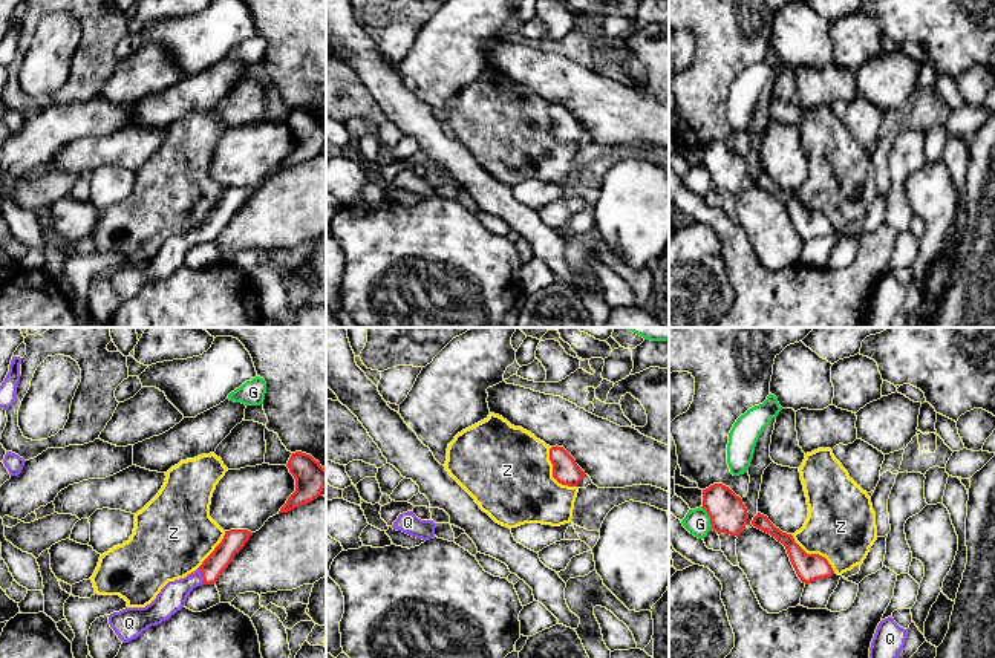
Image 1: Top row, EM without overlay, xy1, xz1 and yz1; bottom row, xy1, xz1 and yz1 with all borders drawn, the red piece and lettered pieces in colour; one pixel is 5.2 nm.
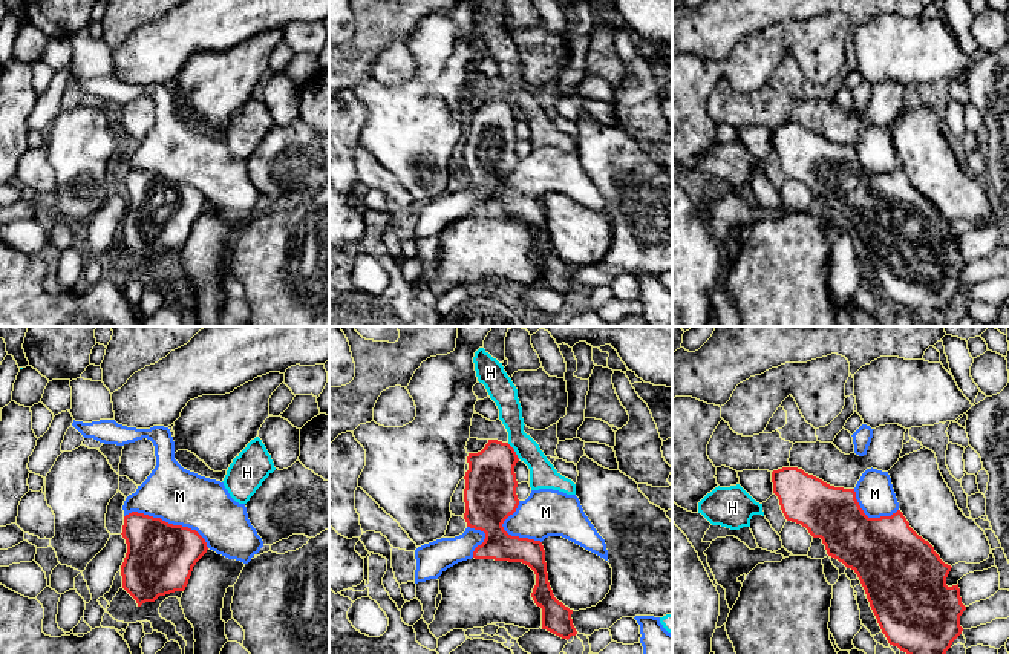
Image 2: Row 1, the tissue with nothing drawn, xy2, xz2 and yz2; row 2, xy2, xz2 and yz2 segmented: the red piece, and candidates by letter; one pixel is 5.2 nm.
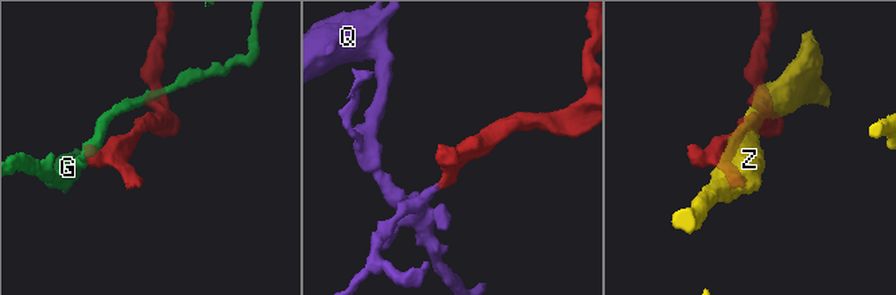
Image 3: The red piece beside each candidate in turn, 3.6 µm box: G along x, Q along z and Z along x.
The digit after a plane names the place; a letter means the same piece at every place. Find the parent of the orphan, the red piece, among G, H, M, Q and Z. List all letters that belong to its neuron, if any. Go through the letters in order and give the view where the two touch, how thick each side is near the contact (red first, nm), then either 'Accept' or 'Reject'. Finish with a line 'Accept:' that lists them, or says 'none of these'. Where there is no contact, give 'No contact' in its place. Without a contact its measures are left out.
G: Touches red in yz1. Thickness 200 nm (red) against 140 nm. Reject
H: Touches red in xz2. Thickness 280 nm (red) against 140 nm. Reject
M: Touches red in xy2. Thickness 360 nm (red) against 300 nm. Reject
Q: Touches red in xy1. Thickness 120 nm (red) against 140 nm. Accept
Z: Touches red in xz1. Thickness 140 nm (red) against 460 nm. Reject
Accept: Q

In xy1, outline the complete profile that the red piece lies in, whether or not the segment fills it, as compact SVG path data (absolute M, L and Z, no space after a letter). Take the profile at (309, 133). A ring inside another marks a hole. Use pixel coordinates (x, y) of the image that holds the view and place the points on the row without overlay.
M295 109L291 112L286 124L295 136L295 148L288 155L279 171L312 159L321 153L326 144L326 125L311 112Z

